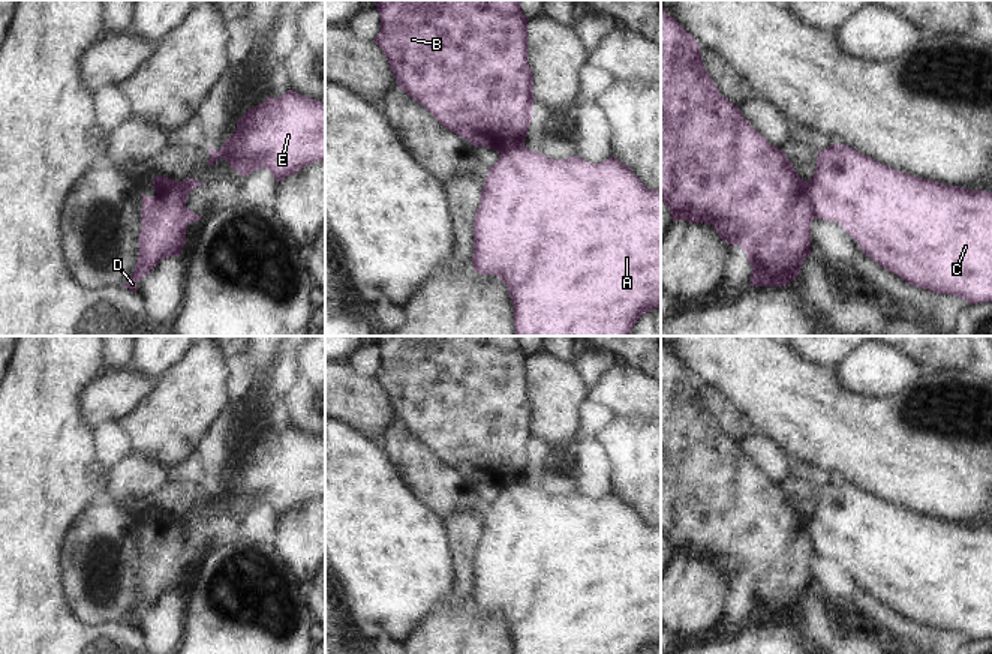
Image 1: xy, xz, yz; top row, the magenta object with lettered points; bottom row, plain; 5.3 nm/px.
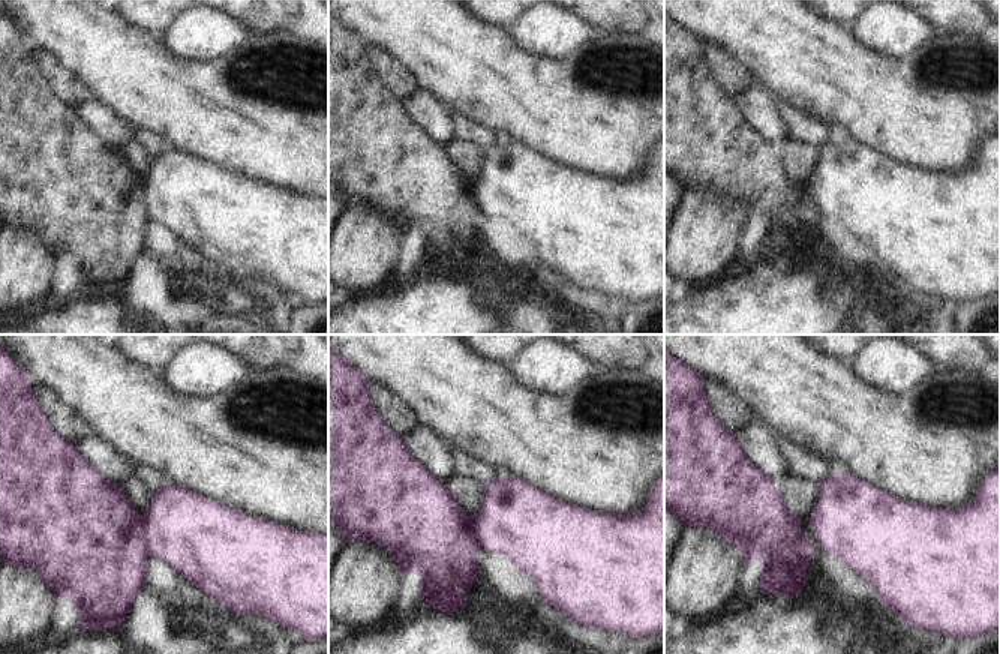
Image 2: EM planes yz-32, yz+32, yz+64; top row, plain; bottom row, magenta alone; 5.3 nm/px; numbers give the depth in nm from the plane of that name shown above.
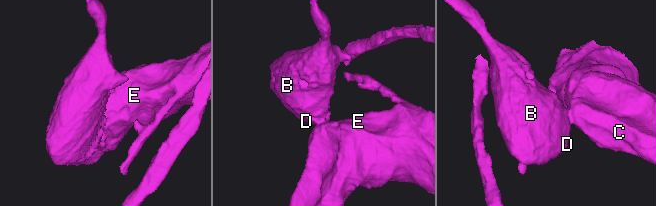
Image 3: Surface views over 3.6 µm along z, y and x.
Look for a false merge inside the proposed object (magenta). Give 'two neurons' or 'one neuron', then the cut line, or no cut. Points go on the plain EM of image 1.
two neurons | yz (808, 518), (808, 534), (815, 552)

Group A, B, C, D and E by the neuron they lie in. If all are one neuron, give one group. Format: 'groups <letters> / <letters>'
groups A C E / B D

